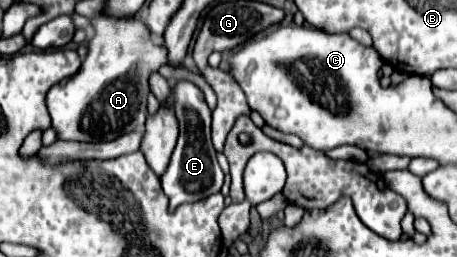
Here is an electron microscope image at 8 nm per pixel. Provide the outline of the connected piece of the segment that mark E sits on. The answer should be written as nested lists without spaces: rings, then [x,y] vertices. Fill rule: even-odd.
[[[178,81],[178,93],[174,93],[174,99],[176,99],[176,117],[180,123],[180,137],[178,137],[178,145],[172,153],[172,159],[168,163],[168,169],[160,177],[162,189],[164,189],[166,197],[170,199],[170,207],[202,201],[202,199],[218,193],[224,183],[224,173],[218,165],[216,149],[214,149],[212,137],[210,137],[212,111],[204,101],[204,93],[190,81]]]

